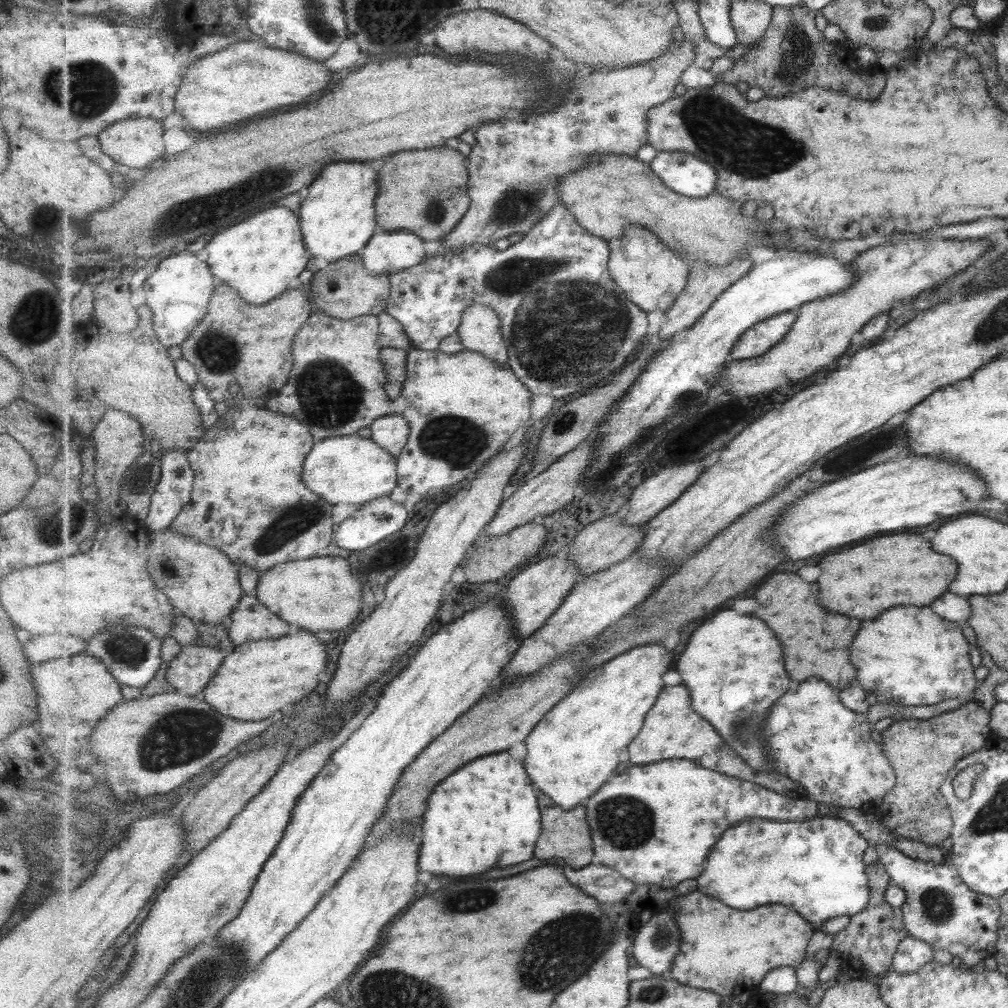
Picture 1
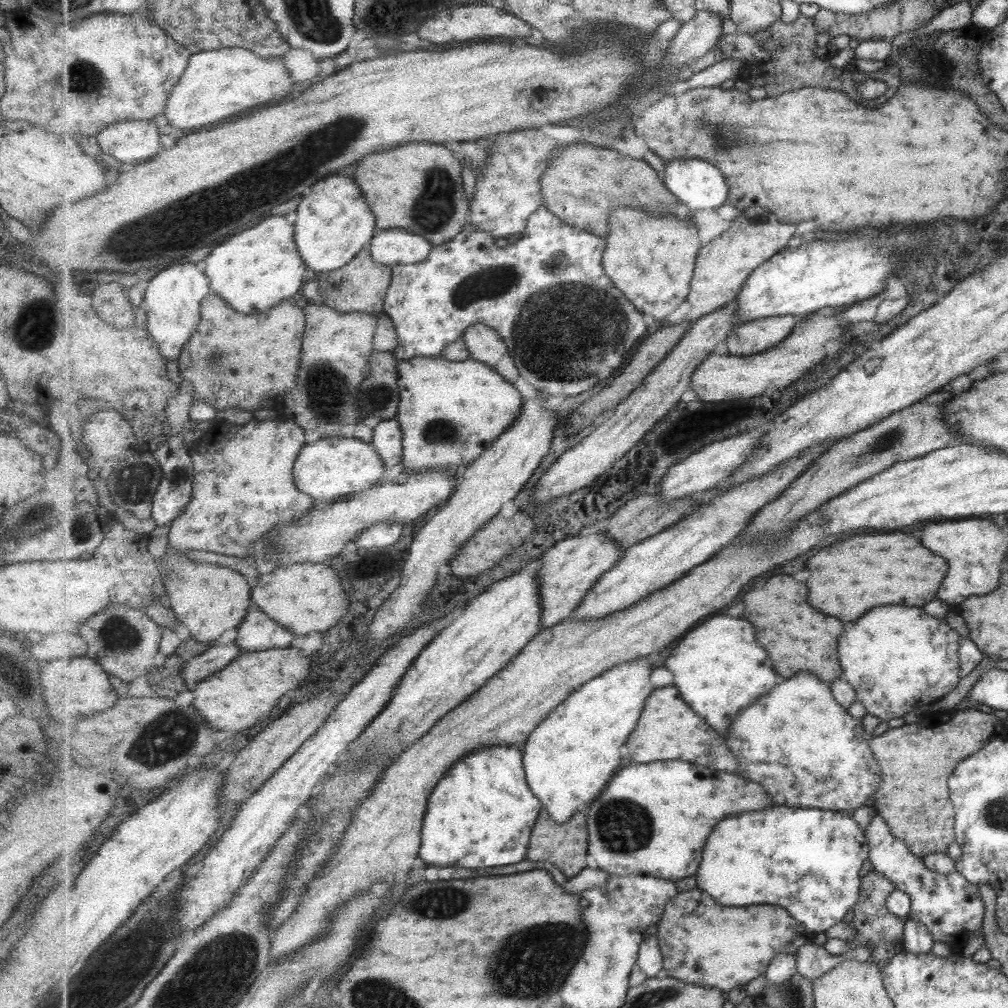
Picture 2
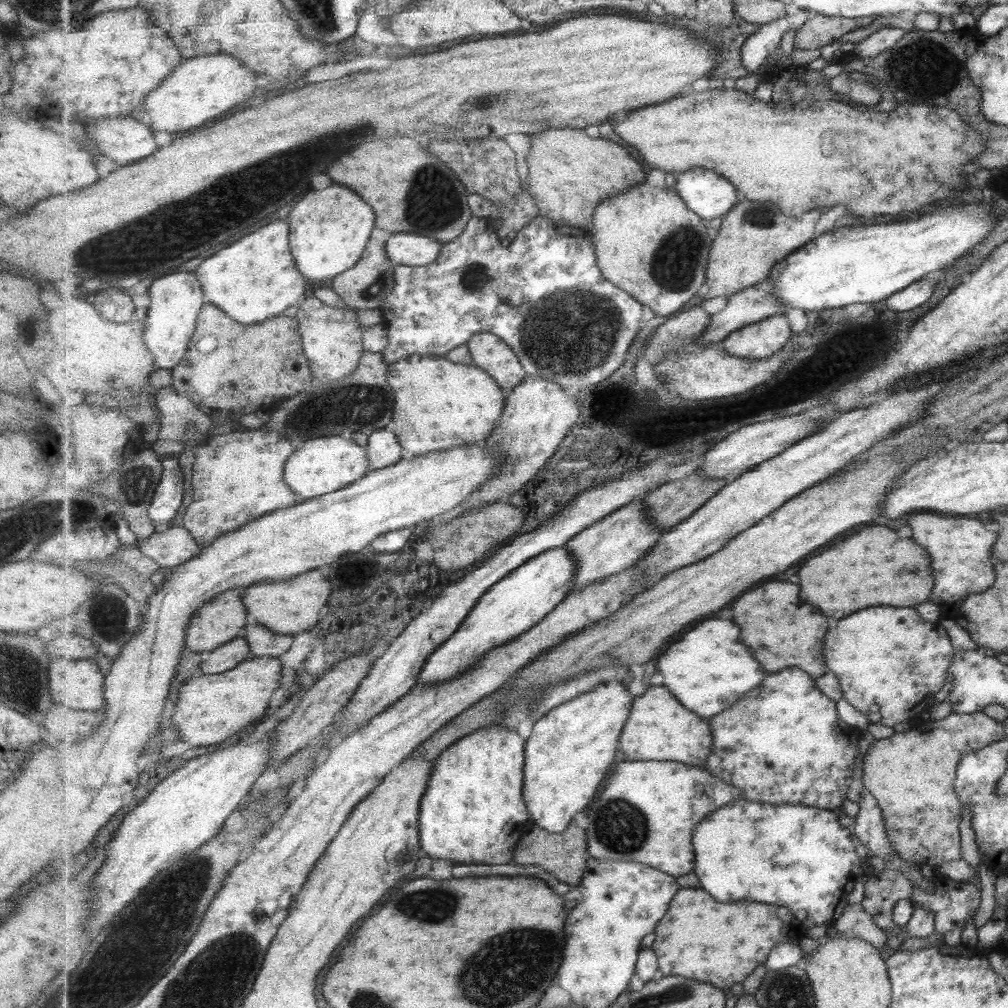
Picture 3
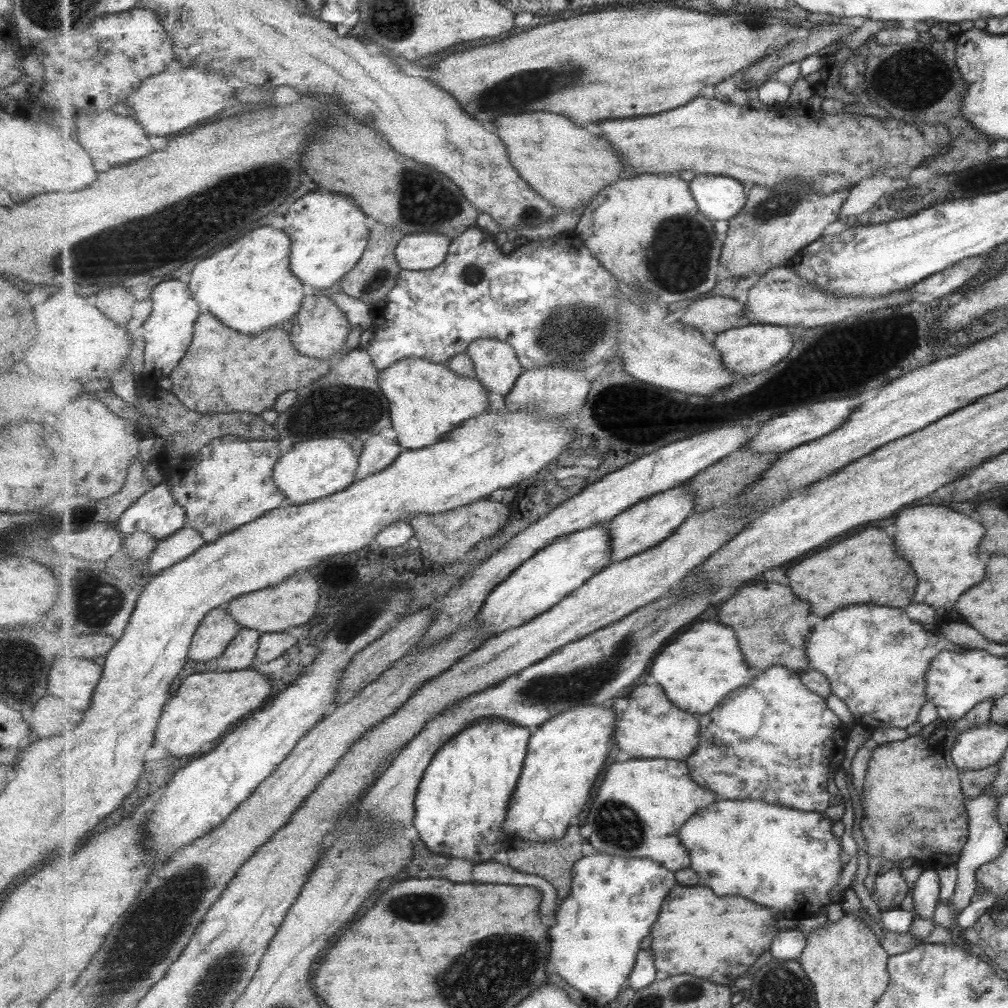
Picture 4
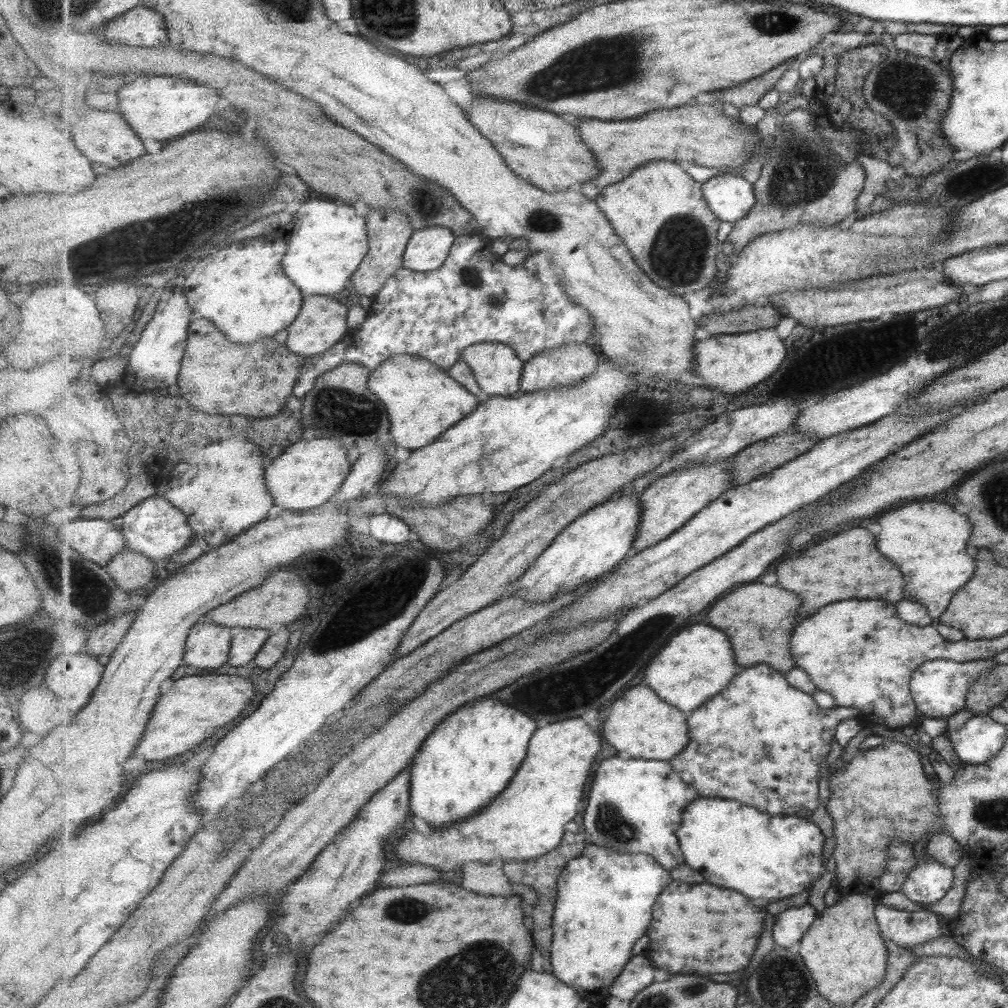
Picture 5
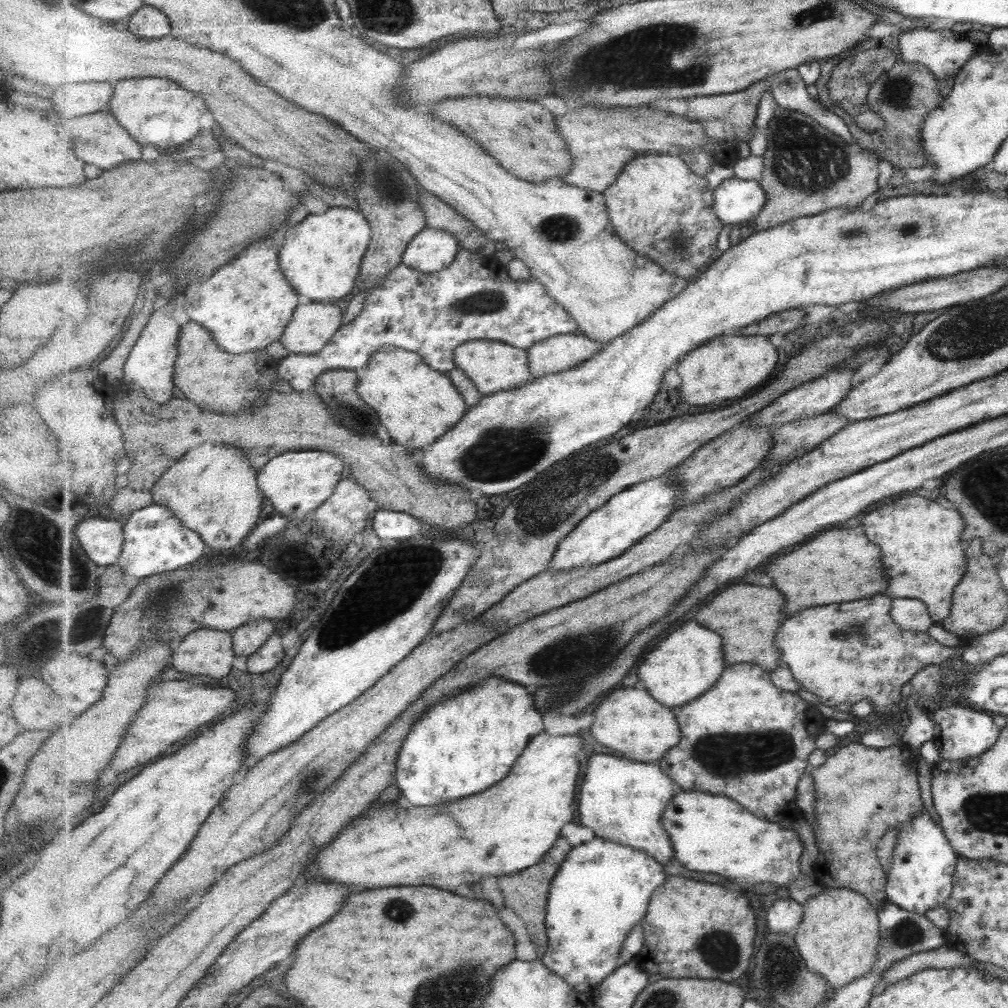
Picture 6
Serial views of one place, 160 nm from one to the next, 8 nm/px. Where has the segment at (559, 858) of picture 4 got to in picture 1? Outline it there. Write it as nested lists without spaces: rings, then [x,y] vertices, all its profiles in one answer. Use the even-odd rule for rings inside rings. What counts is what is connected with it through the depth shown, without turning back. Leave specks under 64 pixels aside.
[[[537,789],[537,792],[540,799],[544,832],[538,840],[535,857],[542,859],[559,857],[576,869],[589,866],[595,862],[596,850],[594,849],[592,828],[588,821],[588,808],[586,807],[586,803],[577,805],[571,810],[565,810],[549,795],[544,794],[539,789]]]

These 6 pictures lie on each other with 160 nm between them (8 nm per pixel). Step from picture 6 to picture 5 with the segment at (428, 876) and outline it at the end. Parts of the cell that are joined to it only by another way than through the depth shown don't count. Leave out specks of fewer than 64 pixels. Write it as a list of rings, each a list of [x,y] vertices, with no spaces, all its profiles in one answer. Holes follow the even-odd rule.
[[[577,717],[563,722],[556,722],[541,727],[533,733],[528,748],[528,756],[521,765],[516,777],[505,792],[501,793],[487,809],[479,814],[454,822],[451,828],[437,830],[431,834],[431,838],[425,838],[421,832],[412,830],[411,834],[395,844],[395,855],[403,862],[421,864],[433,864],[435,868],[447,872],[457,870],[463,866],[463,862],[481,860],[489,864],[493,858],[501,857],[503,862],[528,861],[540,857],[542,854],[555,850],[564,840],[565,826],[575,820],[575,816],[581,810],[581,802],[585,798],[585,786],[591,778],[595,760],[601,752],[603,740],[595,728],[591,728],[584,718]]]

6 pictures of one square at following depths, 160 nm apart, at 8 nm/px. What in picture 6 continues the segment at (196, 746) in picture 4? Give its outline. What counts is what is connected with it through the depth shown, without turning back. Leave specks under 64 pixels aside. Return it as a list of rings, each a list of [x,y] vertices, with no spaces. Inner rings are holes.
[[[173,680],[173,682],[150,686],[148,698],[149,704],[145,703],[141,716],[137,716],[137,720],[131,724],[113,764],[107,770],[125,772],[135,766],[149,764],[155,758],[167,757],[167,750],[171,746],[175,747],[177,742],[191,736],[199,728],[212,726],[213,722],[217,721],[215,718],[221,716],[237,700],[237,694],[231,688],[217,688],[208,684],[191,684],[191,682]]]

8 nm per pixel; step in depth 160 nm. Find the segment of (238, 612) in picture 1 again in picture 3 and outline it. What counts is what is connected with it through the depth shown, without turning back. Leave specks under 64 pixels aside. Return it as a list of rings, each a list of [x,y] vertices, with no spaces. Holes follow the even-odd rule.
[[[256,623],[246,626],[246,639],[252,647],[252,656],[279,658],[291,650],[295,642],[294,635],[273,632],[269,627]]]

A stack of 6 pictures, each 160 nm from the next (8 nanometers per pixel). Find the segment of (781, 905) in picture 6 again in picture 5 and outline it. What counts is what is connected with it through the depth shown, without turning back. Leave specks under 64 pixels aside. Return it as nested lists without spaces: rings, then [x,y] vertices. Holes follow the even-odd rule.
[[[807,902],[783,911],[775,926],[775,945],[791,948],[795,944],[800,944],[817,916],[817,910]]]

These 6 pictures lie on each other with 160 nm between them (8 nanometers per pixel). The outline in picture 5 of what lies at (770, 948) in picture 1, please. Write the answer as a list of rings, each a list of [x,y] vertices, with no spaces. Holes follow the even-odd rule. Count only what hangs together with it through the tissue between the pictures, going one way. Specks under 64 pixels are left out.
[[[673,882],[665,894],[661,894],[654,918],[647,934],[650,945],[645,956],[652,960],[655,968],[663,966],[669,970],[671,966],[671,970],[679,968],[679,974],[685,974],[683,966],[695,966],[695,972],[731,974],[747,968],[755,956],[767,912],[735,890],[723,890],[713,884],[689,886]]]

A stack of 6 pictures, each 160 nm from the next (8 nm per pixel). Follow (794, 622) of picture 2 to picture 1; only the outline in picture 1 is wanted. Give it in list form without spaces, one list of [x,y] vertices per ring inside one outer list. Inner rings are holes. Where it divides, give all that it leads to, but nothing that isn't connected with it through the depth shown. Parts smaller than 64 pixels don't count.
[[[775,574],[759,592],[757,592],[757,600],[761,604],[759,610],[755,610],[753,616],[769,622],[769,626],[773,626],[773,630],[777,632],[777,636],[781,638],[783,646],[785,646],[785,658],[787,658],[787,670],[789,676],[793,680],[805,682],[813,676],[821,676],[825,678],[831,686],[835,686],[837,690],[847,688],[855,678],[857,678],[857,668],[851,662],[851,646],[855,642],[855,638],[861,632],[861,620],[857,618],[849,618],[843,614],[835,614],[825,610],[823,606],[819,606],[819,584],[817,582],[805,582],[799,574]]]

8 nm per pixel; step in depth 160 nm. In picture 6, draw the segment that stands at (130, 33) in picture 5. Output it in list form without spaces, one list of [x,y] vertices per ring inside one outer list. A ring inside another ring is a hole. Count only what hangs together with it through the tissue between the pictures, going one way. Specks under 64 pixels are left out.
[[[147,4],[130,16],[126,26],[129,26],[131,33],[149,42],[171,35],[173,30],[170,17],[158,8]]]

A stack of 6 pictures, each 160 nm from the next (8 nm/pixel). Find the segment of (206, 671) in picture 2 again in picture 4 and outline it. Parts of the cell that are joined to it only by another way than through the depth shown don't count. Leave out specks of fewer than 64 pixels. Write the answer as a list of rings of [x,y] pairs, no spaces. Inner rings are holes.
[[[243,628],[231,641],[227,650],[216,661],[216,669],[220,673],[245,670],[258,657],[262,632]]]

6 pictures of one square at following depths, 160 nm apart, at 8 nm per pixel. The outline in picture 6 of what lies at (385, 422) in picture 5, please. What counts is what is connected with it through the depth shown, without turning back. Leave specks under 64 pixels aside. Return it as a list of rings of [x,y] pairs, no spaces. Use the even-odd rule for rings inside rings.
[[[330,370],[316,380],[312,391],[320,395],[332,417],[349,430],[358,434],[377,434],[381,420],[378,410],[369,406],[357,390],[360,377],[361,373],[356,371]]]

